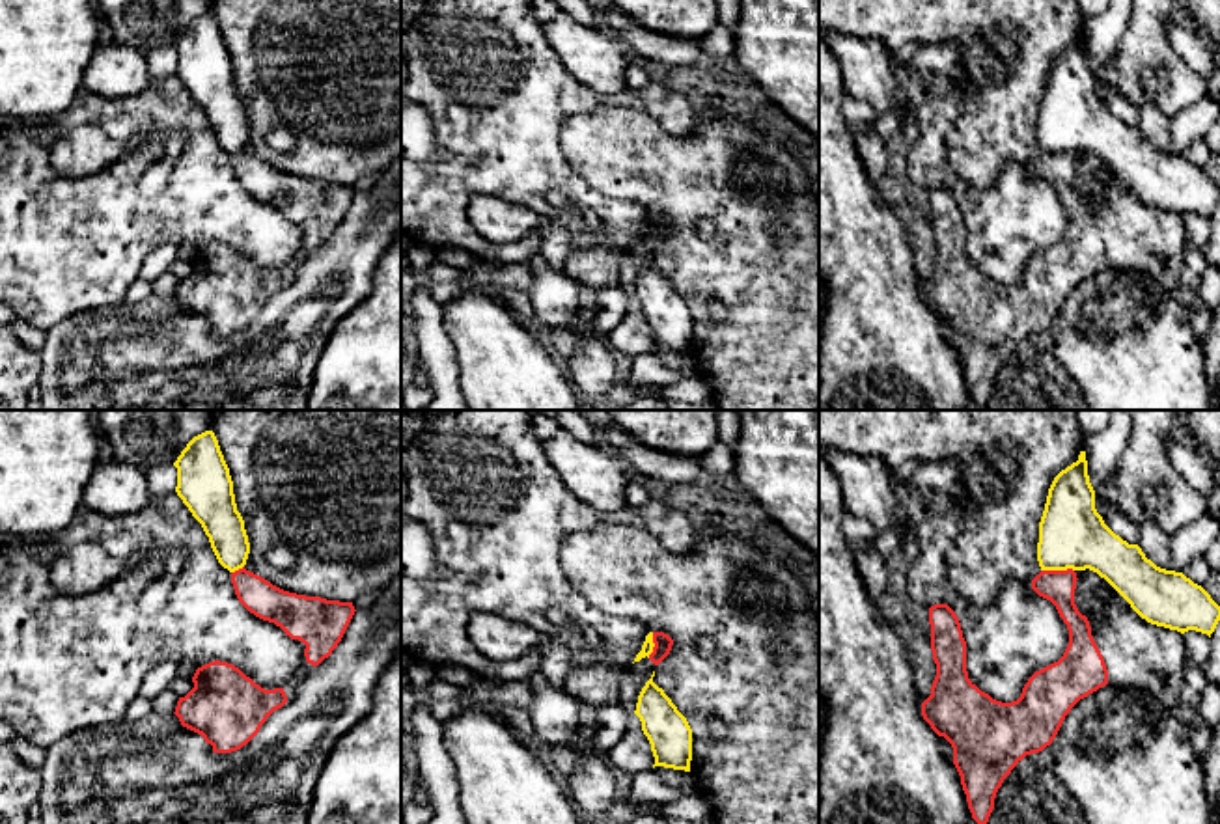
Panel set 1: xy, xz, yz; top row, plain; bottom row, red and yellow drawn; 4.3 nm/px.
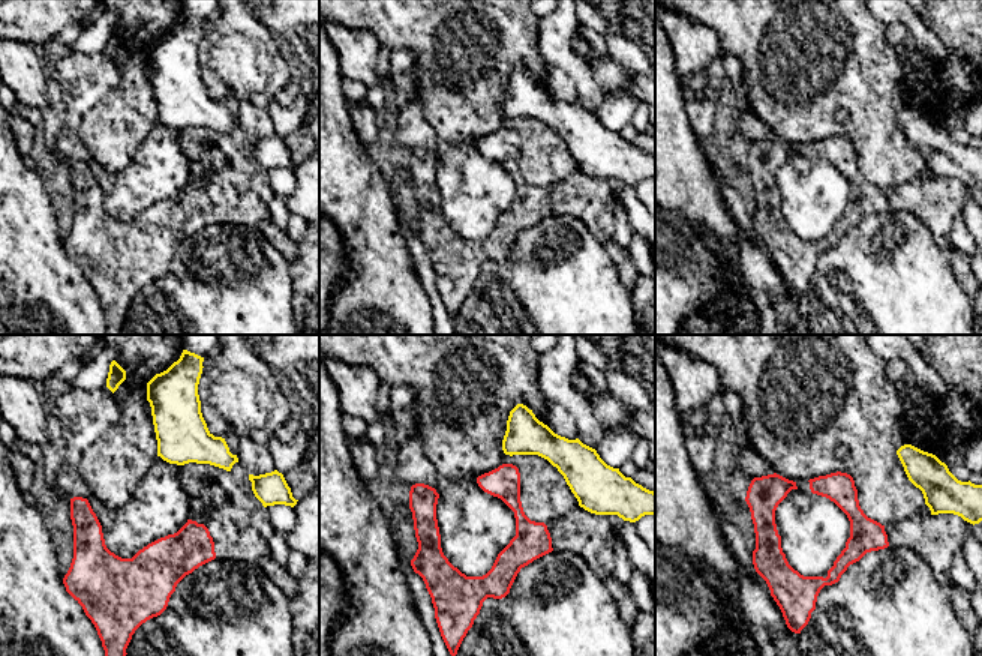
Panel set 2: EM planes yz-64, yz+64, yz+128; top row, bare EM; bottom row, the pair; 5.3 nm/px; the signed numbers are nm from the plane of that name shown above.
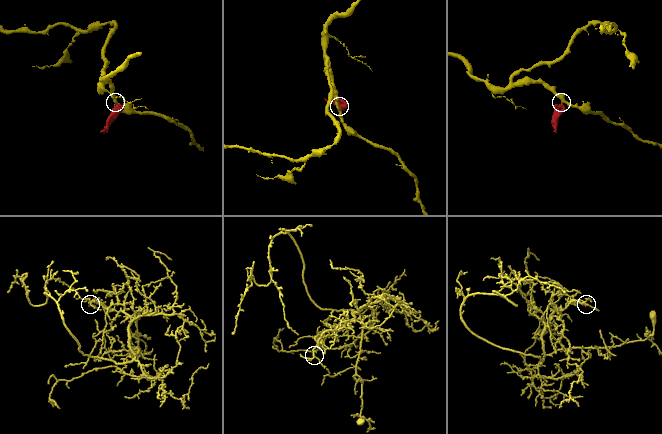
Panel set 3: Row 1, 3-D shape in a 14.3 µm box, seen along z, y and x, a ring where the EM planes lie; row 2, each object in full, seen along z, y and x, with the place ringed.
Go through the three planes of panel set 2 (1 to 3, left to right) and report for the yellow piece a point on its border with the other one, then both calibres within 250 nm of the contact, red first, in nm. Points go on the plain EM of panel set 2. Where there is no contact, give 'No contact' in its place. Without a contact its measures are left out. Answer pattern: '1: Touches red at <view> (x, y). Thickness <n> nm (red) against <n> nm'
1: No contact
2: No contact
3: No contact

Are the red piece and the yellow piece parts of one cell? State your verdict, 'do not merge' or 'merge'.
do not merge

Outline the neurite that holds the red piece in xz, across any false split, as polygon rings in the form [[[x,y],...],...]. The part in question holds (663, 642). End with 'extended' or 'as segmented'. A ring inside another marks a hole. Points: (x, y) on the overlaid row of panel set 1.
[[[653,632],[653,652],[649,654],[649,660],[659,666],[672,651],[673,639],[664,632]]] | as segmented

